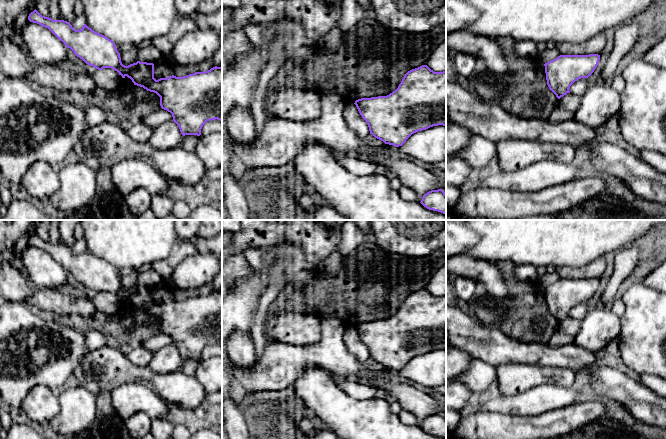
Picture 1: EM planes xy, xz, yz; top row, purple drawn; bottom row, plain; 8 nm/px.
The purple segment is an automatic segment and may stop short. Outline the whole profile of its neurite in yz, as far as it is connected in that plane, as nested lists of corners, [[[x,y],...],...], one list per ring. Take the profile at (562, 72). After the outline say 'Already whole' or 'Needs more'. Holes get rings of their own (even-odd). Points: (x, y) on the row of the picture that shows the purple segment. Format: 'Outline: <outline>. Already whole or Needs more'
Outline: [[[560,55],[544,64],[549,89],[558,99],[570,93],[570,86],[581,78],[588,78],[596,69],[600,55]]]. Already whole

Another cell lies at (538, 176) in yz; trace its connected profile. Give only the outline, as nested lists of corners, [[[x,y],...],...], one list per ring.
[[[556,159],[535,162],[515,171],[487,174],[480,185],[506,191],[540,192],[577,178],[578,167]]]

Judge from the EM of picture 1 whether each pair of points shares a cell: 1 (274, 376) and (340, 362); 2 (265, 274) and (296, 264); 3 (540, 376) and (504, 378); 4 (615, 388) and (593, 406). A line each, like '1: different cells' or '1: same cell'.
1: same cell
2: same cell
3: same cell
4: different cells

